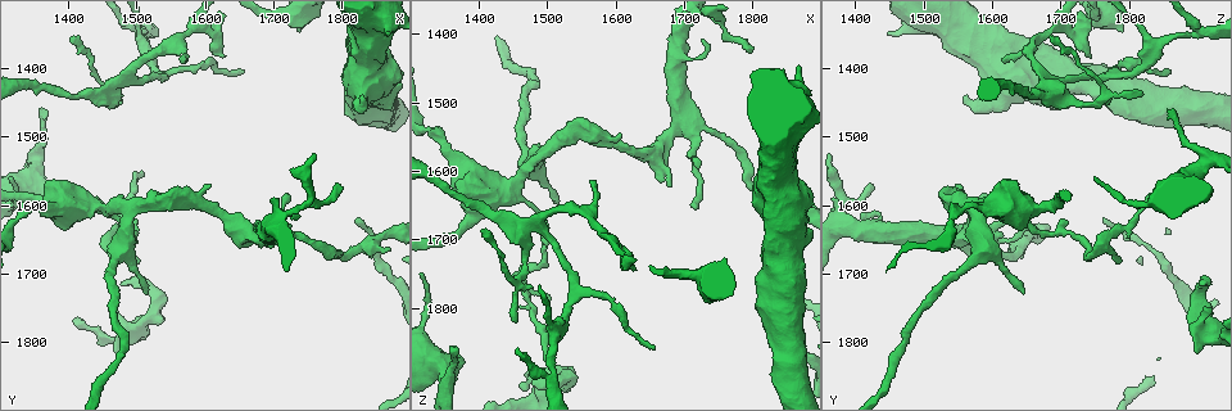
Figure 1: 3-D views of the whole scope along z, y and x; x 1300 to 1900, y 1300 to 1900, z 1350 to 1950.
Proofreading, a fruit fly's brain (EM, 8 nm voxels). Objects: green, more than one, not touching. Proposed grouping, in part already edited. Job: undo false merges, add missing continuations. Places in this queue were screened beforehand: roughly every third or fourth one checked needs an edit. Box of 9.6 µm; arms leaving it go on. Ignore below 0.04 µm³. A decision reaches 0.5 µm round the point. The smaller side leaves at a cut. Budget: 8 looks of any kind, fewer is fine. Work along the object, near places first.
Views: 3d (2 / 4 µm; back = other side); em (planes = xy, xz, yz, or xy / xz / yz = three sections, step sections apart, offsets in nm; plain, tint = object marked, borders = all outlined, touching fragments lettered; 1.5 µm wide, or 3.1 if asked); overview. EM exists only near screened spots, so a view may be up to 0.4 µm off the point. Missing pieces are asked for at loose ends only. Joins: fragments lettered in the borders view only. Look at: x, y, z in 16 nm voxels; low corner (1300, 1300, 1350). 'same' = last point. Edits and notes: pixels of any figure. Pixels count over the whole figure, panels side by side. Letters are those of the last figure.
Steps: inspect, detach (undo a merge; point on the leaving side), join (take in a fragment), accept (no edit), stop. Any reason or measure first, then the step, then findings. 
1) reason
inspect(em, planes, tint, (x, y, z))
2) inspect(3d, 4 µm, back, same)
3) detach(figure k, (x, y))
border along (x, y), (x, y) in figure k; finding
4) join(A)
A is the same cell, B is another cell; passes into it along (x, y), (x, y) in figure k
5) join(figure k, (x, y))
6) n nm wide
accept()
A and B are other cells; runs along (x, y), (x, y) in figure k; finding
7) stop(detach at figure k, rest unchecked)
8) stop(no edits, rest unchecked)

three arms meet
inspect(em, planes, borders, (1510, 1350, 1900))

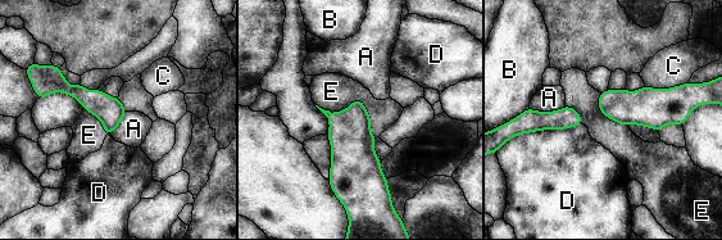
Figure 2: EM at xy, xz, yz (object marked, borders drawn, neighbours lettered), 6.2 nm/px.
accept()
A, B, C, D and E are other cells; border along (564, 105), (555, 111), (528, 108) in figure 2; one neuron here

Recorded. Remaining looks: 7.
free end
inspect(3d, 2 µm, (1480, 1720, 1910))

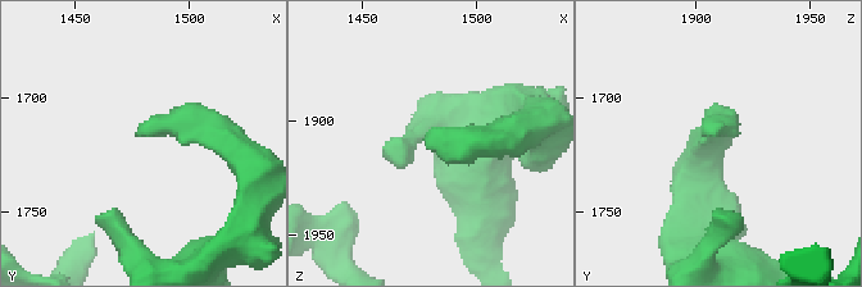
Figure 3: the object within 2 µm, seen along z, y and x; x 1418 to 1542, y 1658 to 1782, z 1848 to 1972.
inspect(em, planes, tint, (1478, 1716, 1906))

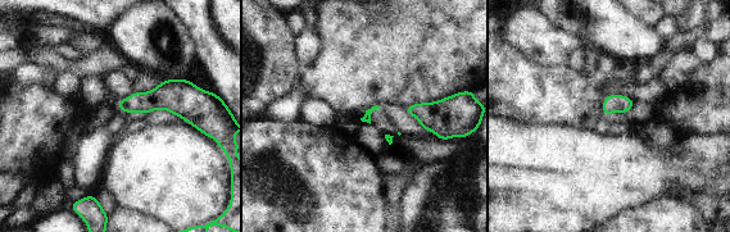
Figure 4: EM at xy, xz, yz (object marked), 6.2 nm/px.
inspect(em, planes, borders, same)

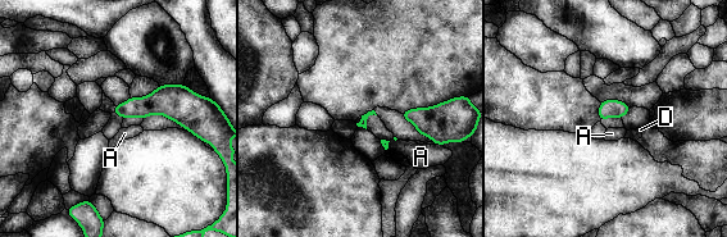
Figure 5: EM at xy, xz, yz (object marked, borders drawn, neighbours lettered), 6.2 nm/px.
accept()
A and D are other cells; border along (437, 144), (442, 146) in figure 5; no lettered fragment goes on from it

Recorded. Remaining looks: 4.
an open end
inspect(3d, 4 µm, (1355, 1460, 1855))

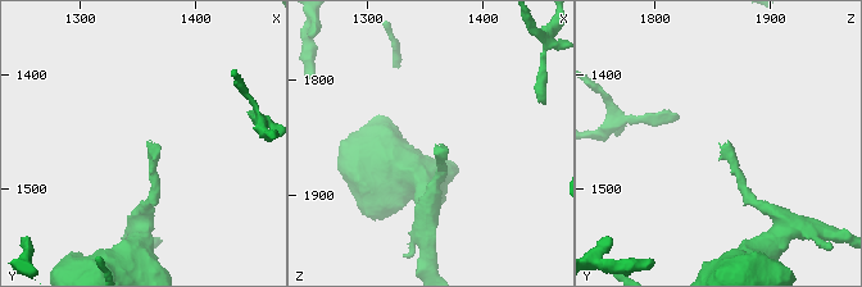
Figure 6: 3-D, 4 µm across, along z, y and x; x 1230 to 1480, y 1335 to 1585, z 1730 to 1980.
now the EM
inspect(em, xy, step 4, borders, (1356, 1462, 1854))

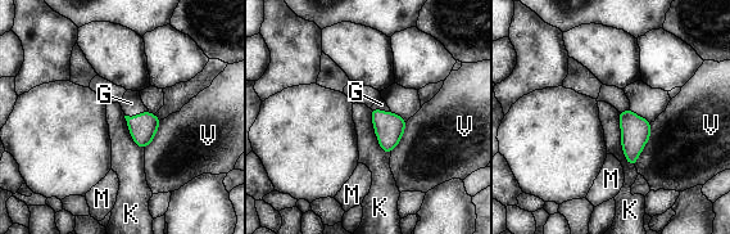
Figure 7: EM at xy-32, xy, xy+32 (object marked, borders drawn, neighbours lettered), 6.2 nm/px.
another direction
inspect(em, planes, borders, same)

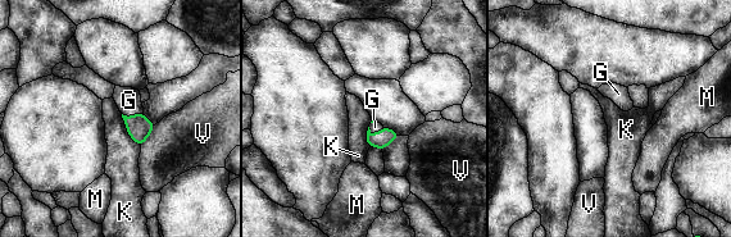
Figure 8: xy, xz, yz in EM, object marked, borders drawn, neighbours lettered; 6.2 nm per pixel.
join(G)
G is the same cell, K, M and V are other cells; passes into it along (139, 127), (132, 115), (128, 100) in figure 8; the neuron continues

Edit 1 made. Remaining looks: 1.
stop(join at figure 8, rest unchecked)

